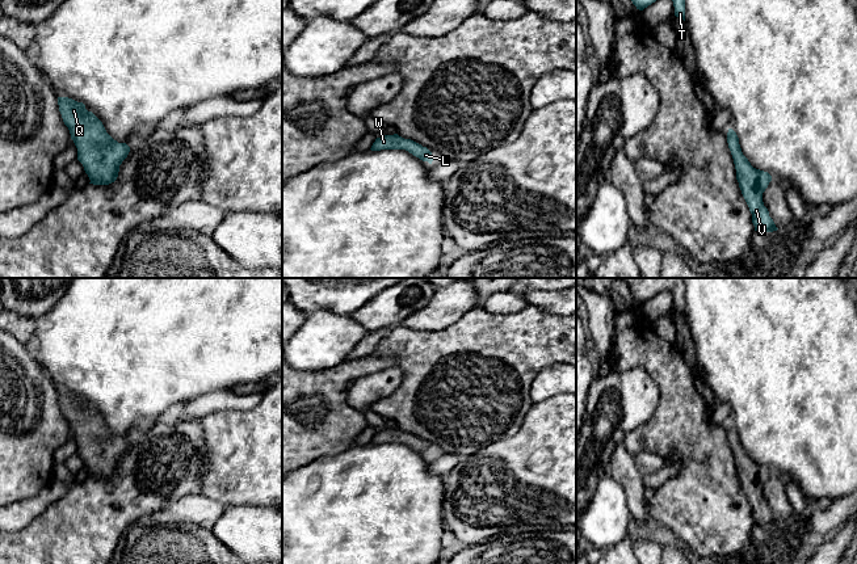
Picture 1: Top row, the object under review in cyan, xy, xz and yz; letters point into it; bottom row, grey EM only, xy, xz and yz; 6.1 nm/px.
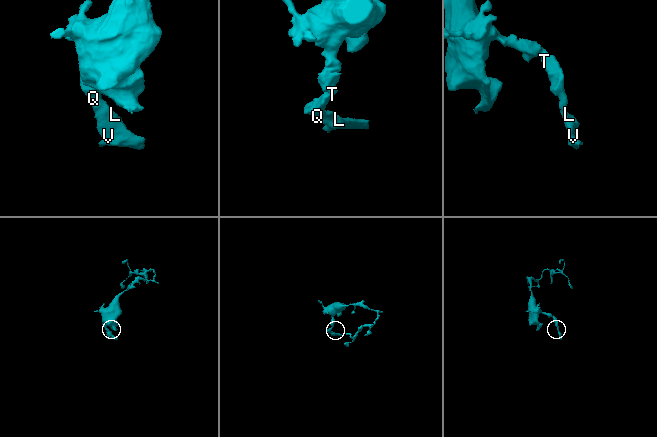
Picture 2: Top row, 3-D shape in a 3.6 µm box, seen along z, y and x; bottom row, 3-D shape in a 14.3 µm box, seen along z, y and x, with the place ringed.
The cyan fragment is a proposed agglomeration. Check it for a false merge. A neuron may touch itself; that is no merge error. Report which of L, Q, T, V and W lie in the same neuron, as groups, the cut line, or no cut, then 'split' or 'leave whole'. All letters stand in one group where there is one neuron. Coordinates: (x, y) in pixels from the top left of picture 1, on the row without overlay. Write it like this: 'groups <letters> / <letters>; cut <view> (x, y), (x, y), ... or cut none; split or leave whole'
groups L Q T V W; cut none; leave whole

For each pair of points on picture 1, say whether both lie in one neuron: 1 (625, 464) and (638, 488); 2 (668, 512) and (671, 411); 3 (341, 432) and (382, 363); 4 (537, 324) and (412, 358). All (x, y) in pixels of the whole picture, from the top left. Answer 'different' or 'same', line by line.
1: same
2: same
3: same
4: same

